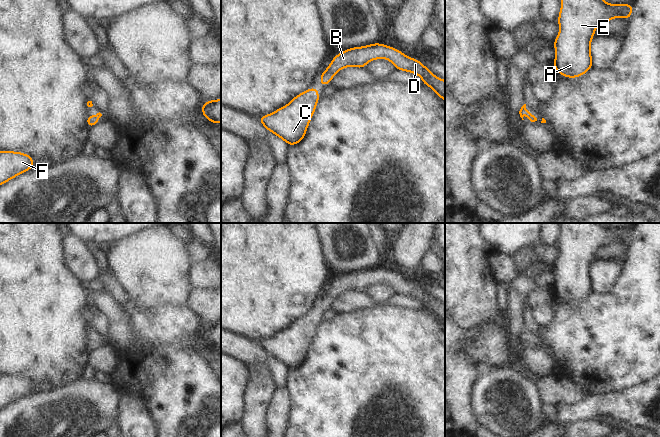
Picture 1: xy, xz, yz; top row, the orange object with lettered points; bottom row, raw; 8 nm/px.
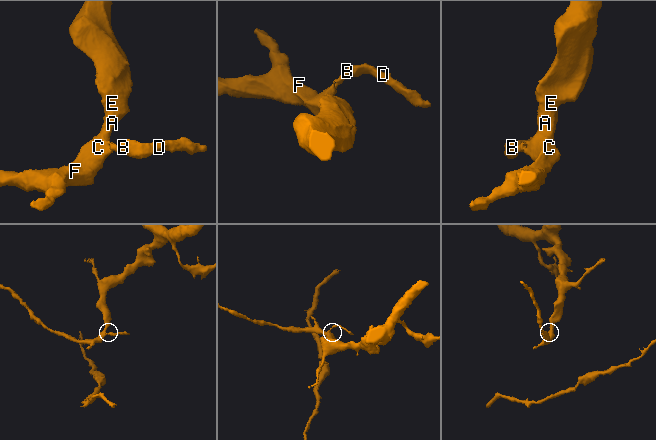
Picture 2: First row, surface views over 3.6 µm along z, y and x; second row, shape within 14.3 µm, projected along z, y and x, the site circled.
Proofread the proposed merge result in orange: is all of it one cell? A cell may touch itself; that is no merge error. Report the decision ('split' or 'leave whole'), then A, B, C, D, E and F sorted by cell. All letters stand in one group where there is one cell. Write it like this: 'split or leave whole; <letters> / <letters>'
leave whole; A B C D E F

